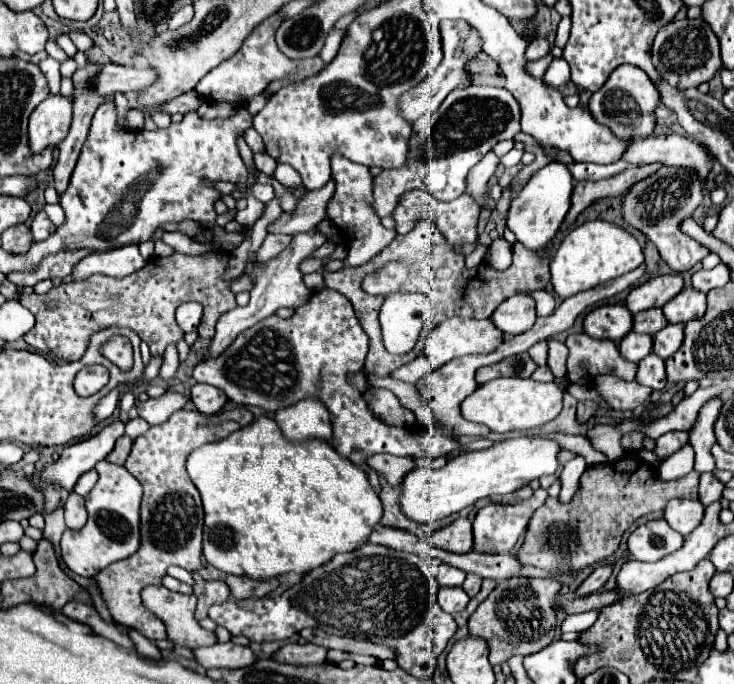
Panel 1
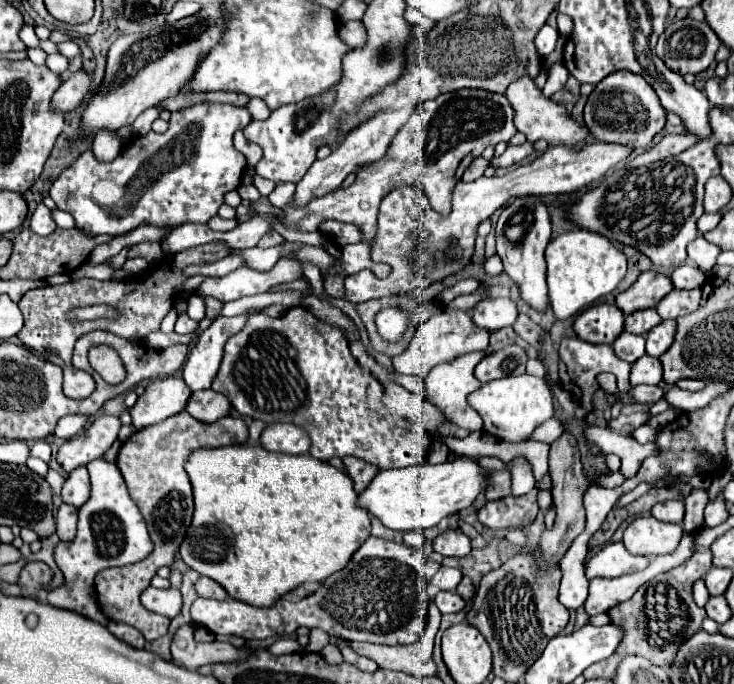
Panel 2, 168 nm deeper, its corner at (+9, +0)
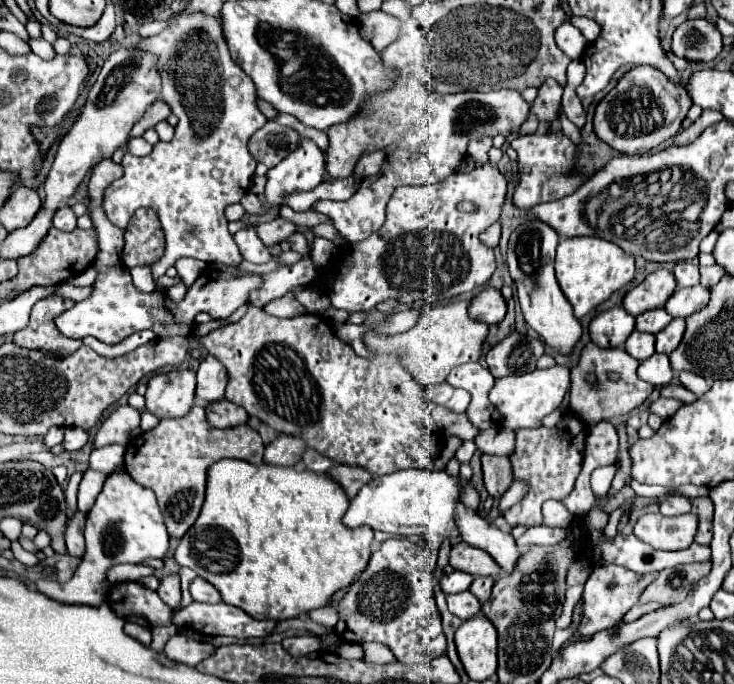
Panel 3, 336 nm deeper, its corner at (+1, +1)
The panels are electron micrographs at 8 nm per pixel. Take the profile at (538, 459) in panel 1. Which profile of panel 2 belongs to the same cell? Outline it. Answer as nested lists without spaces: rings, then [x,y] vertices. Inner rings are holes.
[[[455,458],[443,464],[417,464],[397,470],[379,470],[365,492],[359,494],[359,506],[367,508],[391,530],[427,530],[437,526],[443,518],[469,508],[481,490],[487,488],[491,470],[483,468],[477,460]]]

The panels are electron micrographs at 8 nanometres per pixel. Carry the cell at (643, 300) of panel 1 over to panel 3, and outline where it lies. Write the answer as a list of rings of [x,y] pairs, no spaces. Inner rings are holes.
[[[667,269],[653,271],[645,277],[643,283],[633,287],[625,295],[623,307],[627,309],[627,313],[637,317],[639,313],[645,313],[649,309],[663,307],[675,289],[677,289],[677,283],[675,283],[675,277],[671,271],[667,271]]]

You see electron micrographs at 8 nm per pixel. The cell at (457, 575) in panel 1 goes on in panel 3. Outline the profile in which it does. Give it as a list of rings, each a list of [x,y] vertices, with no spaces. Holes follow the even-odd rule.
[[[453,571],[451,575],[445,575],[441,579],[441,589],[445,595],[453,595],[453,593],[467,591],[471,583],[473,583],[473,575],[463,573],[463,571]]]

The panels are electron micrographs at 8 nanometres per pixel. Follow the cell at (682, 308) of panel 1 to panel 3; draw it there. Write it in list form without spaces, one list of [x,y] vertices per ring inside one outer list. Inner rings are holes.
[[[695,285],[687,289],[677,289],[665,303],[671,317],[689,317],[709,303],[709,289]]]

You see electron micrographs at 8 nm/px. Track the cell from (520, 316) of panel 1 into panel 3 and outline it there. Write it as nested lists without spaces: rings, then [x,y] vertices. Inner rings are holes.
[[[487,287],[483,291],[479,291],[471,303],[469,303],[469,315],[475,321],[483,321],[483,323],[499,323],[507,313],[507,303],[501,295],[499,289],[495,287]]]

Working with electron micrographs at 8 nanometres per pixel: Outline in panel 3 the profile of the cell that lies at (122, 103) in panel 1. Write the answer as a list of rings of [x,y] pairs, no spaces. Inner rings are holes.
[[[105,159],[97,167],[93,167],[91,181],[89,181],[89,215],[93,219],[93,229],[97,233],[97,245],[99,245],[97,257],[93,261],[93,265],[97,269],[97,279],[91,285],[93,291],[87,299],[75,303],[75,307],[71,307],[69,311],[55,317],[57,329],[69,339],[95,337],[107,345],[121,343],[125,337],[129,337],[137,331],[145,331],[145,329],[151,329],[157,337],[167,337],[167,335],[187,337],[193,331],[193,319],[197,313],[209,313],[211,319],[225,319],[237,307],[245,305],[249,291],[253,291],[261,285],[261,277],[257,277],[257,275],[235,277],[229,273],[209,269],[197,277],[197,281],[187,289],[187,295],[179,303],[169,301],[169,297],[163,297],[161,291],[143,293],[143,291],[135,289],[135,285],[131,281],[131,273],[121,259],[125,231],[117,229],[113,223],[109,223],[101,209],[101,197],[103,197],[105,189],[117,177],[121,177],[121,173],[123,173],[123,167],[113,163],[111,159]]]

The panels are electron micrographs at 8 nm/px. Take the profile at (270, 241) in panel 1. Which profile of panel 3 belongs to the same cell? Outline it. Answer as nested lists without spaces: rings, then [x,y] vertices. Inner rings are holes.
[[[275,217],[275,219],[271,219],[271,221],[265,221],[265,223],[257,225],[257,233],[259,233],[261,241],[263,241],[267,247],[279,245],[279,243],[285,241],[287,237],[291,237],[295,231],[297,231],[297,227],[295,227],[291,221],[283,219],[283,217]]]

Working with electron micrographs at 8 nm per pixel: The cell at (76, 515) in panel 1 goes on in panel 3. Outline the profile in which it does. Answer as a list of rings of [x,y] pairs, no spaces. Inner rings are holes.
[[[77,511],[75,517],[69,521],[65,529],[65,543],[67,553],[71,557],[81,557],[85,553],[85,539],[83,539],[83,527],[85,527],[85,513]]]

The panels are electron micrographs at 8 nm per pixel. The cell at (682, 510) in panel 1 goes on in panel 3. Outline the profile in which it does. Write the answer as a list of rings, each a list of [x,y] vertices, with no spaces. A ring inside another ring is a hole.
[[[665,495],[659,499],[659,511],[667,517],[673,517],[673,515],[683,515],[683,513],[689,513],[691,511],[691,501],[683,495]]]

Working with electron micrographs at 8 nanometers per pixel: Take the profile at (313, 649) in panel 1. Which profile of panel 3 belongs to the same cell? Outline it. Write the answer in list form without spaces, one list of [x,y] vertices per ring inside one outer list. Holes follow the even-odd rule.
[[[327,605],[327,607],[321,607],[321,609],[315,609],[309,613],[309,617],[321,625],[327,625],[327,627],[335,627],[339,617],[337,617],[337,607],[335,605]]]

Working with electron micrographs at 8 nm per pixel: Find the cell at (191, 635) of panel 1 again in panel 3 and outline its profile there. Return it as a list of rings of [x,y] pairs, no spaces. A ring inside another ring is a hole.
[[[165,575],[161,581],[159,581],[159,589],[157,589],[157,595],[161,597],[163,603],[167,603],[171,609],[177,609],[179,607],[179,601],[181,601],[181,587],[179,587],[179,575]]]

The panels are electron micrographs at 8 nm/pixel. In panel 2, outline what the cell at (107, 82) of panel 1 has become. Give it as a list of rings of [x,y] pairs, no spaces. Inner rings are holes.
[[[79,68],[75,74],[71,74],[61,82],[61,86],[51,98],[51,108],[63,114],[75,110],[79,104],[85,102],[91,90],[91,82],[93,82],[93,74],[87,72],[85,68]]]

